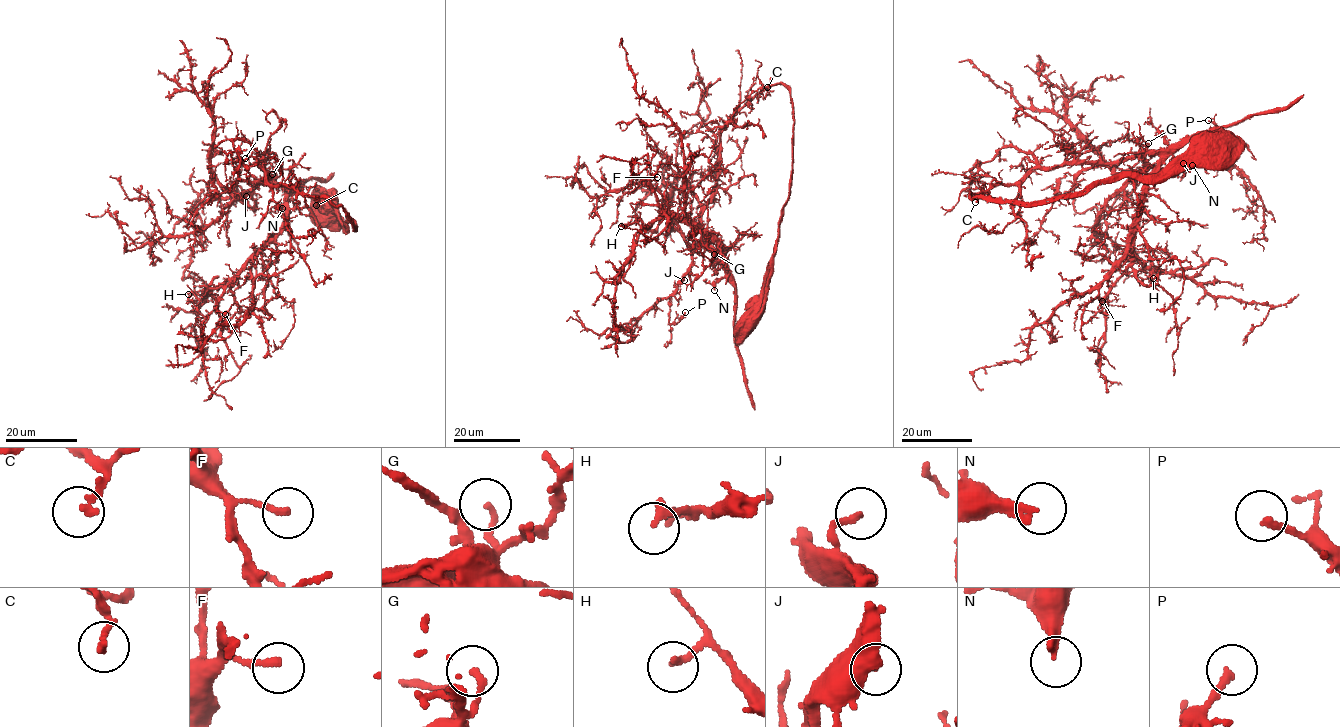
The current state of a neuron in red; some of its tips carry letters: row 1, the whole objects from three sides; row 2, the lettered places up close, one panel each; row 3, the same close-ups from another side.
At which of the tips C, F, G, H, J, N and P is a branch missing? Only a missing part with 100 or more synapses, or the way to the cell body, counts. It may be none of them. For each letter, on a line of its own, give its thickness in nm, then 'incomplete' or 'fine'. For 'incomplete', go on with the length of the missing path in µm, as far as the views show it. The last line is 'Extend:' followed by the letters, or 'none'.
C: calibre 200 nm; fine
F: calibre 180 nm; fine
G: calibre 170 nm; fine
H: calibre 220 nm; fine
J: calibre 170 nm; fine
N: calibre 280 nm; incomplete; missing 40 µm
P: calibre 200 nm; fine
Extend: N

